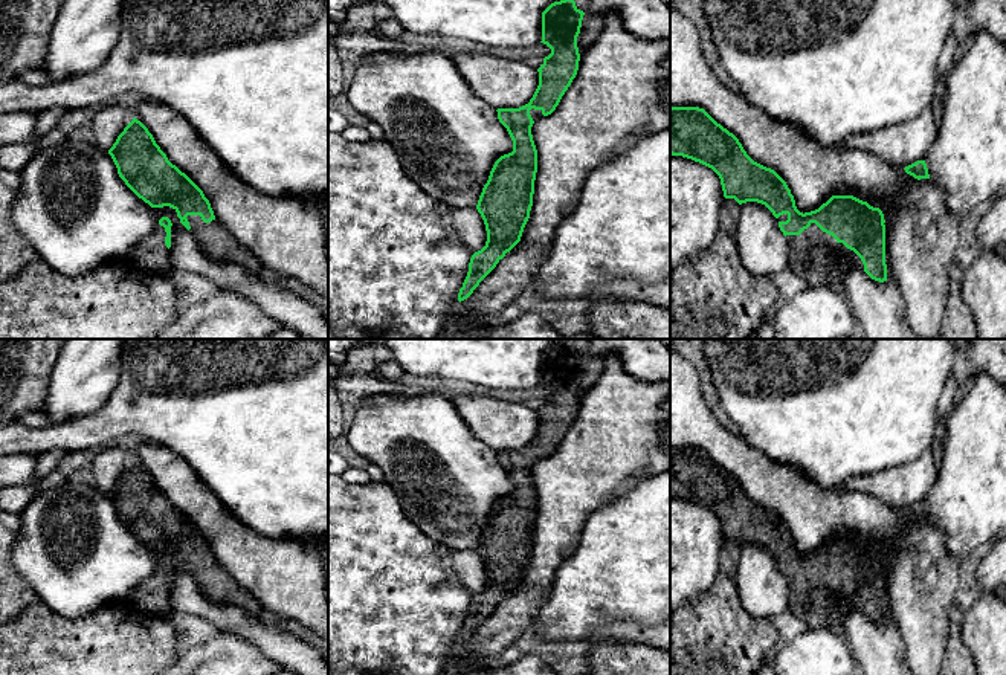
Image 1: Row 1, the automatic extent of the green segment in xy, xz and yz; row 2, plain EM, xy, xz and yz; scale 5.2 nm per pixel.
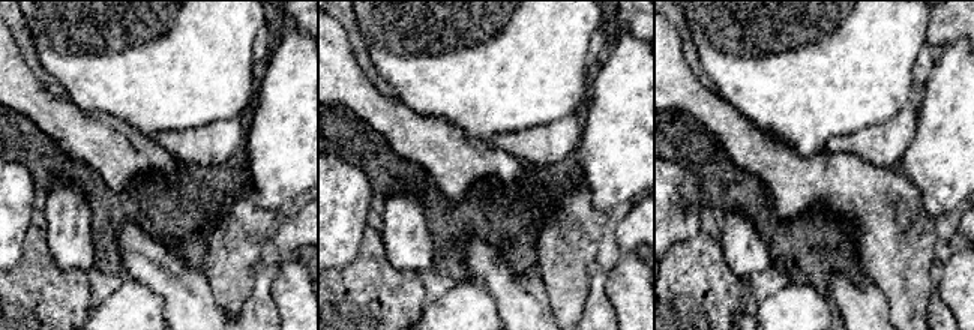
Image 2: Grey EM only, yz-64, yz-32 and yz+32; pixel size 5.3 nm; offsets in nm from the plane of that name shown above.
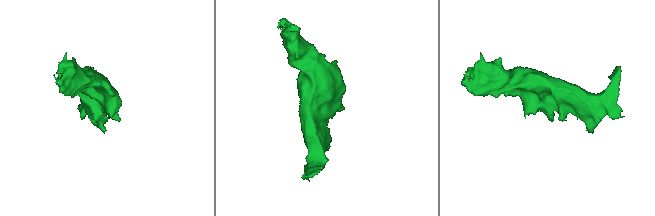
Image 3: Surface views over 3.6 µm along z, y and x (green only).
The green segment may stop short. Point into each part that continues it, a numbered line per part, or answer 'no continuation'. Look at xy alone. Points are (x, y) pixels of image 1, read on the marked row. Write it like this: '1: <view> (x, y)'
1: xy (214, 238)

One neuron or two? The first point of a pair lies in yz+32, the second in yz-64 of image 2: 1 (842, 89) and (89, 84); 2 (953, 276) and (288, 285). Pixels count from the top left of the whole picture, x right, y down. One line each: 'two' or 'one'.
1: one
2: one

